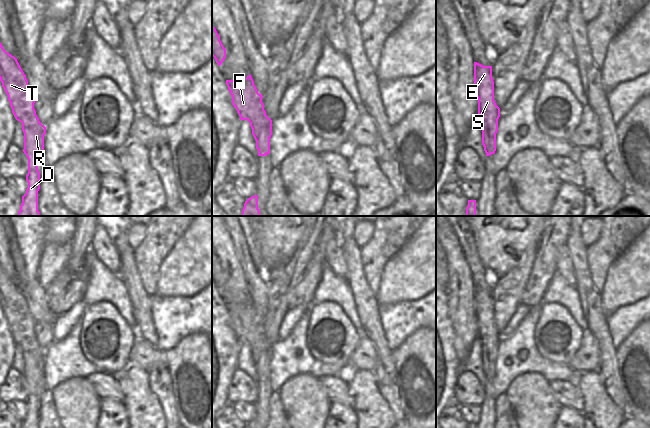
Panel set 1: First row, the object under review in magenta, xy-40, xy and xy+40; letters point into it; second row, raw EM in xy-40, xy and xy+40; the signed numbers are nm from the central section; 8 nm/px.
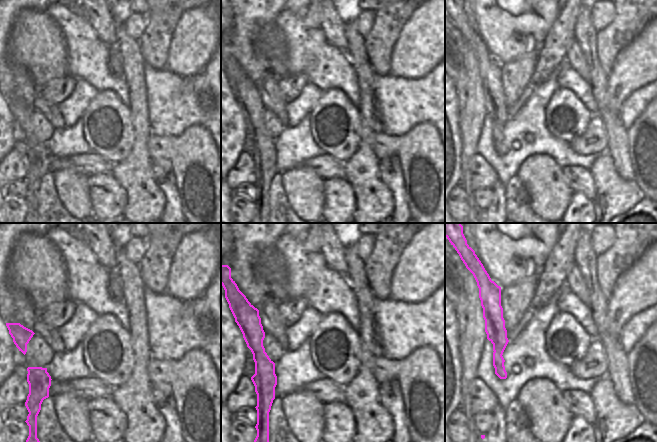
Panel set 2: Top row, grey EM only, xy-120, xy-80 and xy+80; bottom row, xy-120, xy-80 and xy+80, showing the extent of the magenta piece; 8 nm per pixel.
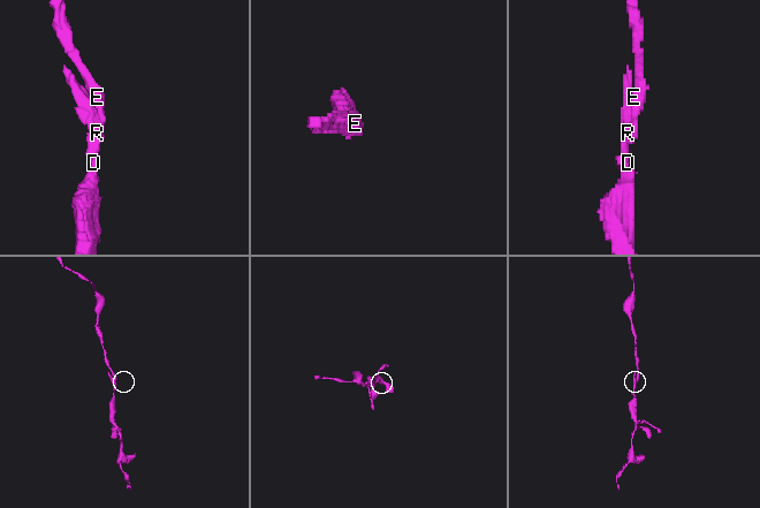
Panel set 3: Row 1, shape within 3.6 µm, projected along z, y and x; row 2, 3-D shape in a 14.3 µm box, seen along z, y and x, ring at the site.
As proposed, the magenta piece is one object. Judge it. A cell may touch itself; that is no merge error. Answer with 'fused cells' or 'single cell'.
fused cells

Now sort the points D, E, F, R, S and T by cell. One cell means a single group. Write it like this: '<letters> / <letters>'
D F R T / E S

